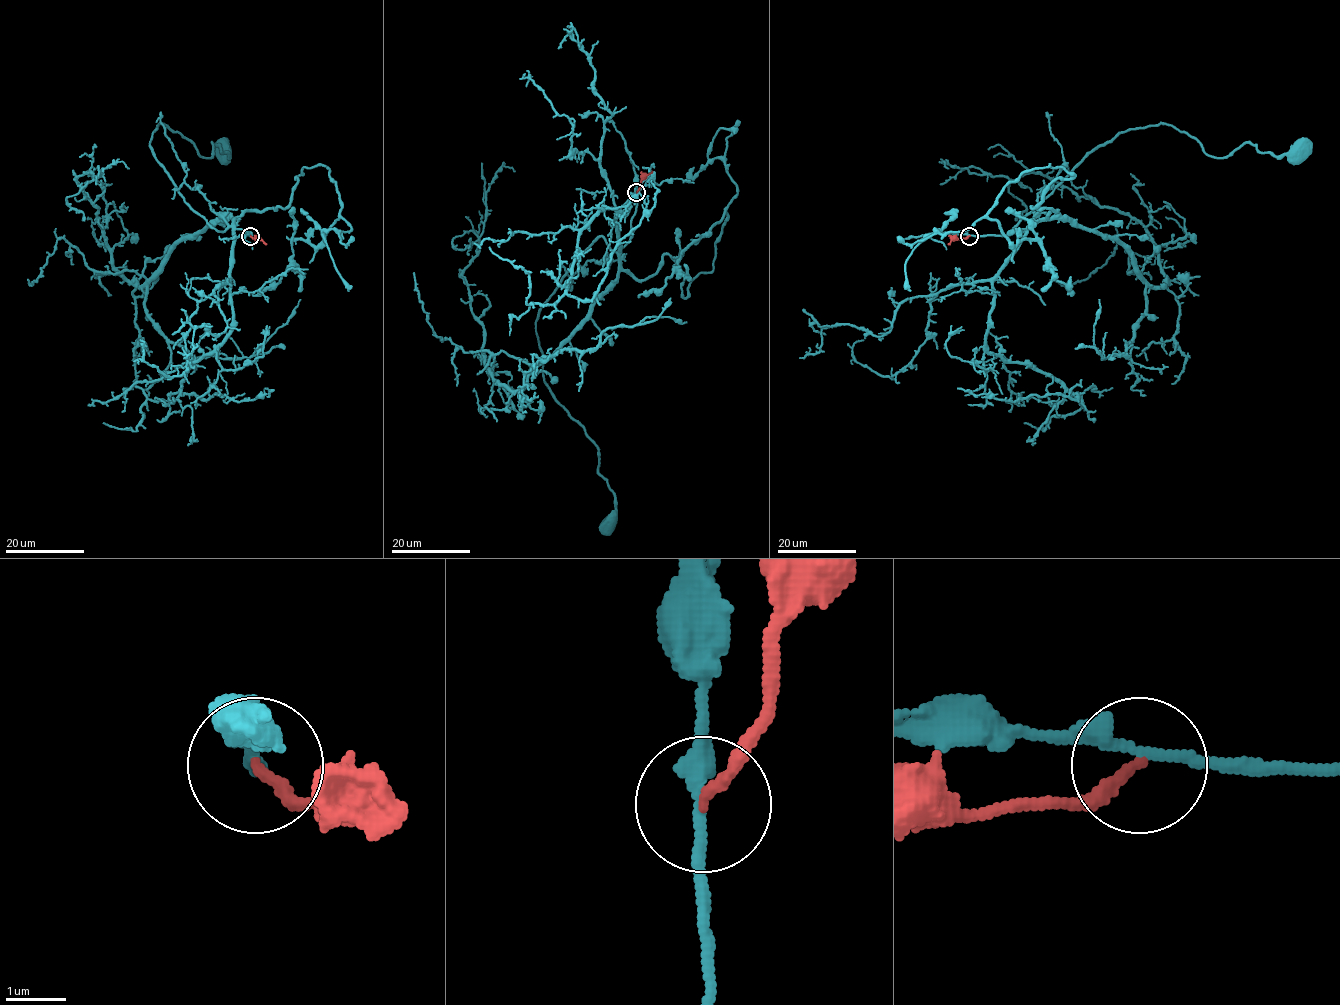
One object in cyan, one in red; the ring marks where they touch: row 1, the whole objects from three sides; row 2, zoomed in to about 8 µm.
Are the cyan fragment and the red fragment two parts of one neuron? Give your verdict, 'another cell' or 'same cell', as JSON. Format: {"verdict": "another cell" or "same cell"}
{"verdict": "same cell"}

